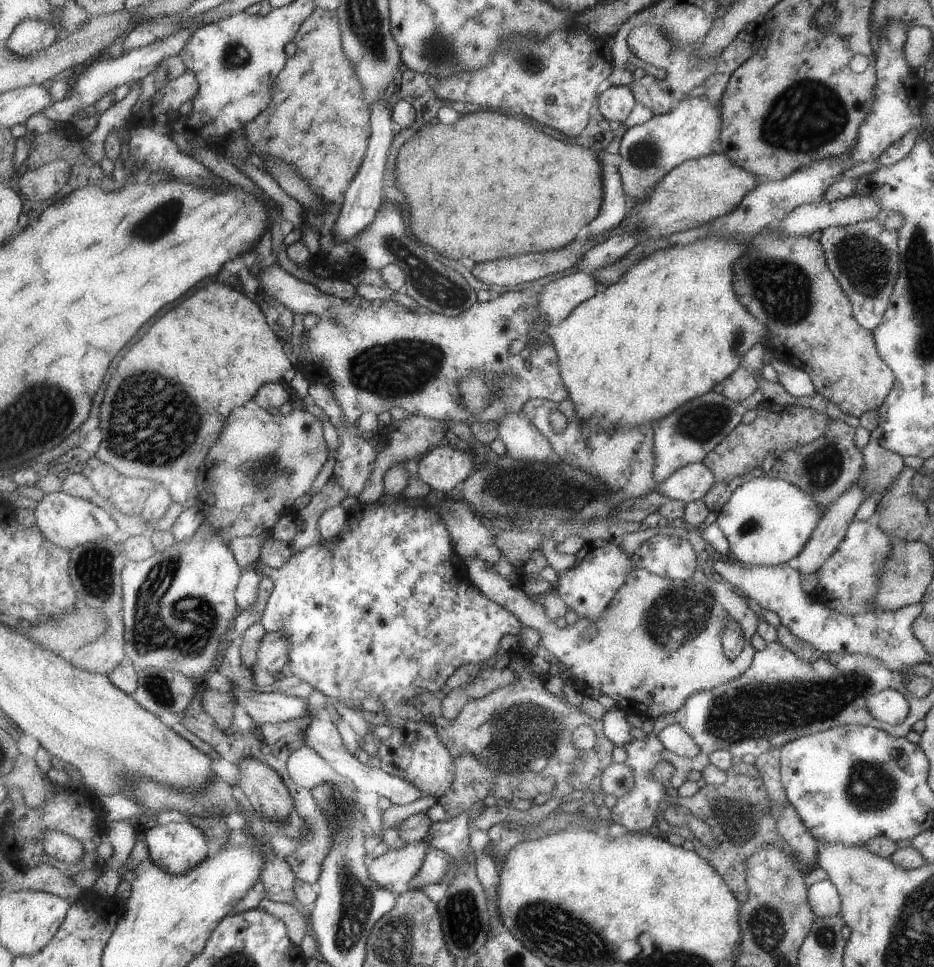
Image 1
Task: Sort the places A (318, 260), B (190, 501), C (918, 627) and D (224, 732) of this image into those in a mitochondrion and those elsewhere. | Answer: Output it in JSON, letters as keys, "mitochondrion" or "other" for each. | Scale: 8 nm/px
{"A":"other","B":"other","C":"other","D":"other"}

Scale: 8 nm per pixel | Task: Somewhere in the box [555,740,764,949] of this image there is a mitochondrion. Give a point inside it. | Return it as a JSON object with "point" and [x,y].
{"point":[722,816]}

